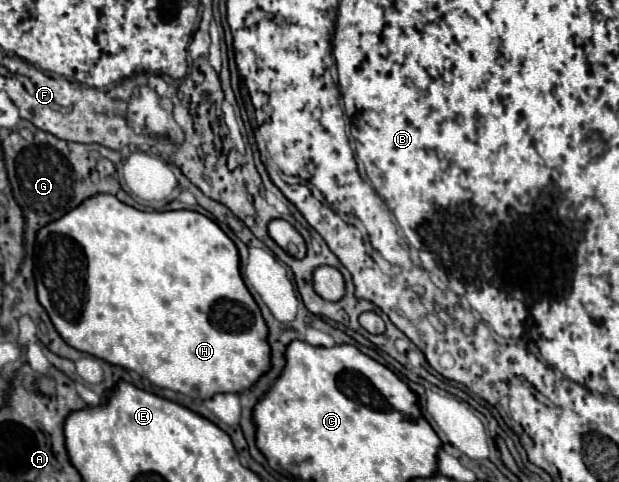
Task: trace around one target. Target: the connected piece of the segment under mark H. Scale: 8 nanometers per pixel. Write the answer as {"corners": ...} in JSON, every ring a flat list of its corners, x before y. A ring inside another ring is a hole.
{"corners":[[98,193,96,197,90,197,90,199,82,201,78,207,64,213,60,219,42,227,36,235,36,255,40,259,40,261,34,261,34,279,36,279,38,301,46,309,50,321,54,323,54,327,62,335,62,339,66,339,66,343,78,351,90,353,112,365,122,365,126,369,132,369,138,375,144,375,152,385,178,391,192,399,208,399,216,393,238,393,242,389,248,389,248,385,252,385,252,381,256,381,256,377,260,377,264,373,264,369,268,369,268,345,264,345,264,319,240,275,238,249,232,243,232,239,212,219,208,219,202,213,196,213,196,211,146,213,146,211,138,211,130,205,124,205,114,195],[78,249,82,249,84,259,86,259,86,275,84,275,86,297,82,301,80,311,78,311]]}

